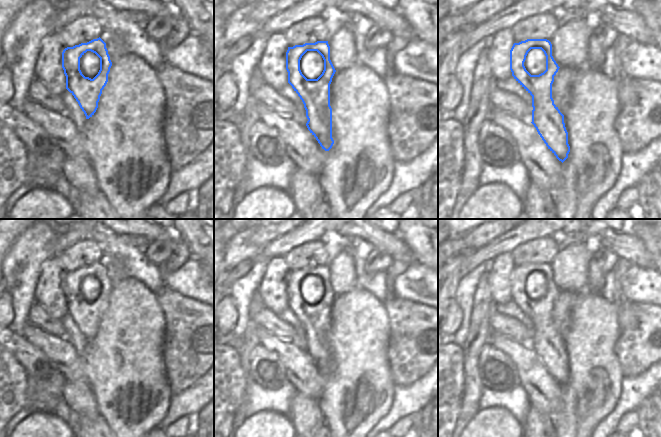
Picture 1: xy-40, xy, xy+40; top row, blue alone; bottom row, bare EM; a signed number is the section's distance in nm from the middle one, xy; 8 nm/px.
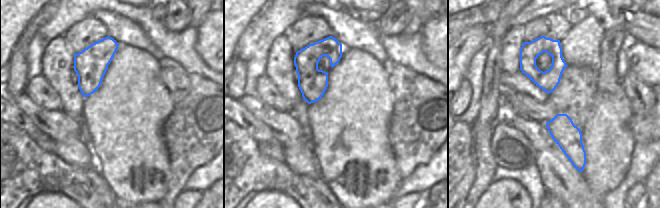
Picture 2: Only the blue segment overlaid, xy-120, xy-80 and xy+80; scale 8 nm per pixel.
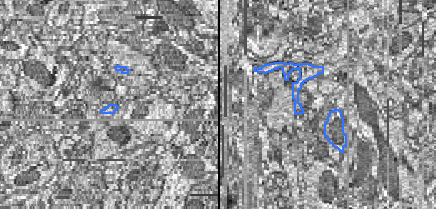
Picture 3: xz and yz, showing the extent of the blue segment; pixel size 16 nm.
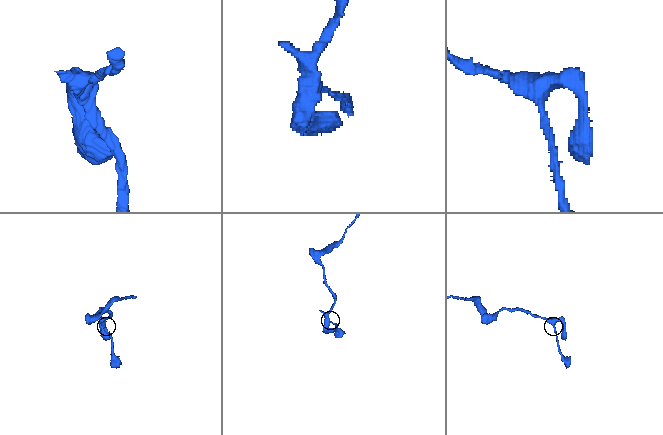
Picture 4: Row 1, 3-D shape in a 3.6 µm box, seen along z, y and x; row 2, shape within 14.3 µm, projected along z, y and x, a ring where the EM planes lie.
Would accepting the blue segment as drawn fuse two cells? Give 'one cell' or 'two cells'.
one cell

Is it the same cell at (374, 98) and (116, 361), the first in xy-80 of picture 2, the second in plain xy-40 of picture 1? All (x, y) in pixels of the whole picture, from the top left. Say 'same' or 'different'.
same

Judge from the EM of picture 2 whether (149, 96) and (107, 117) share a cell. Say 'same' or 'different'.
same

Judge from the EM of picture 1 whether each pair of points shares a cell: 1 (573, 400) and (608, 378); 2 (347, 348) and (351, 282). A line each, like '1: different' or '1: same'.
1: same
2: different

